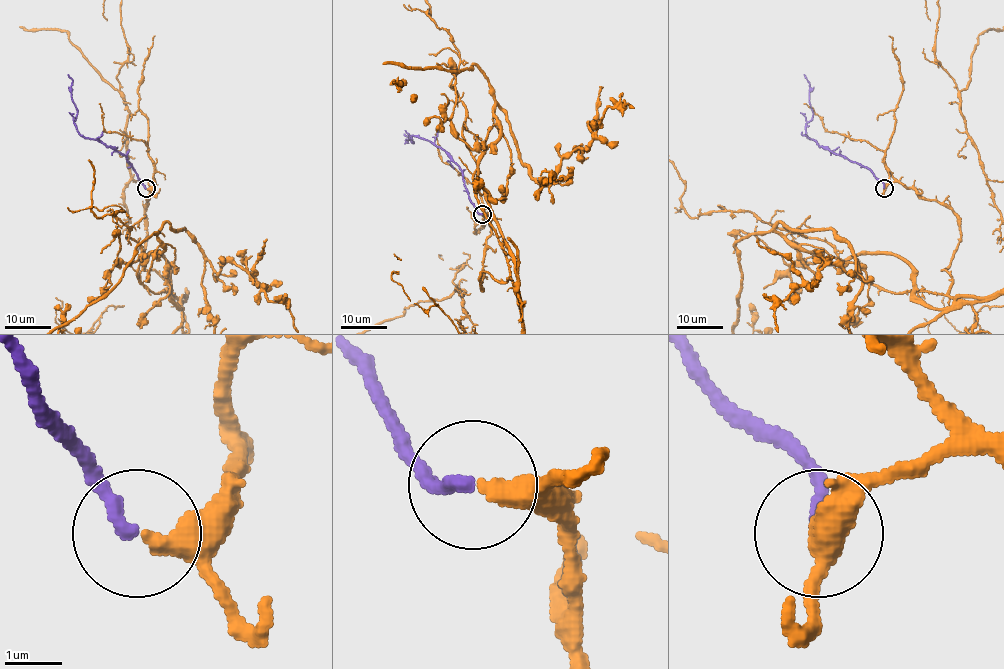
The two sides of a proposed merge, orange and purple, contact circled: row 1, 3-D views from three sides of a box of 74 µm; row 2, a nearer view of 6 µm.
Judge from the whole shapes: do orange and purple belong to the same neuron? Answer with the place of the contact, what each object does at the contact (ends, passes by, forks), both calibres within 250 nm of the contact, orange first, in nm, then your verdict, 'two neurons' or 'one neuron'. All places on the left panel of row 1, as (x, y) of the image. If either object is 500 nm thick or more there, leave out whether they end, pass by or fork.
place (146, 188); orange ends; purple ends; calibres 400 and 240 nm; one neuron

